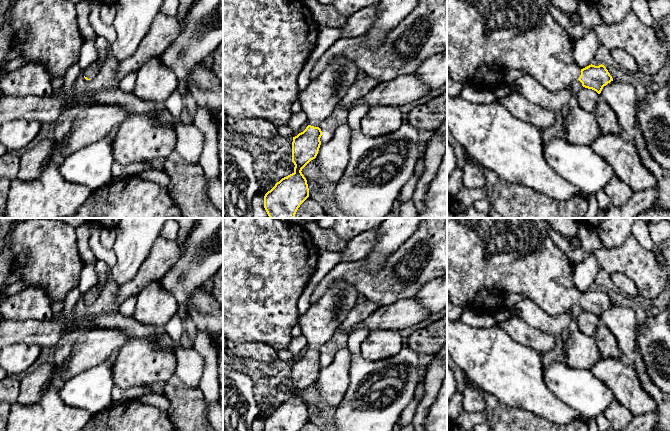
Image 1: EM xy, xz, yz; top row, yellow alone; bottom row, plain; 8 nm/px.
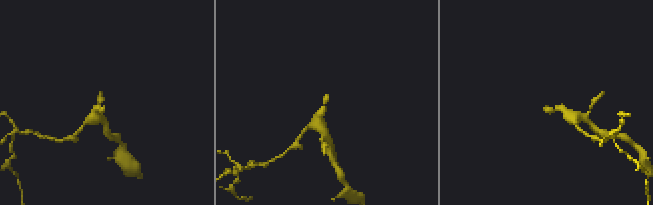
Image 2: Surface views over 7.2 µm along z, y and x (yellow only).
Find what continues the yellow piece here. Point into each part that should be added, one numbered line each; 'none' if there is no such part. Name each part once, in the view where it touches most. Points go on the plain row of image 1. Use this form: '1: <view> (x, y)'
1: yz (517, 255)

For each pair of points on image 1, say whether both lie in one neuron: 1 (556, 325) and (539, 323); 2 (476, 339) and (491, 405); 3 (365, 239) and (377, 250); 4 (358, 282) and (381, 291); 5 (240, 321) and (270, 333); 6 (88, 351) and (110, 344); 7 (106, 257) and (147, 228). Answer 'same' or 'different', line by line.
1: same
2: different
3: different
4: same
5: same
6: same
7: different

